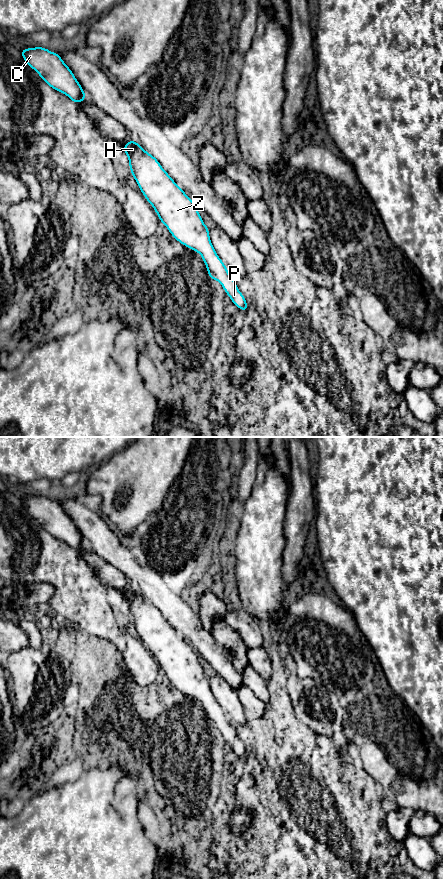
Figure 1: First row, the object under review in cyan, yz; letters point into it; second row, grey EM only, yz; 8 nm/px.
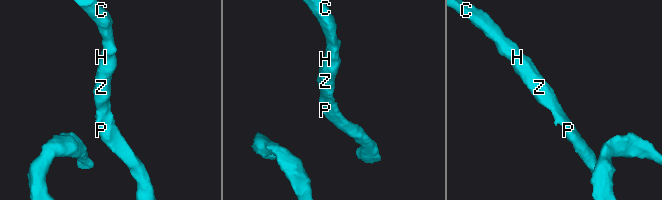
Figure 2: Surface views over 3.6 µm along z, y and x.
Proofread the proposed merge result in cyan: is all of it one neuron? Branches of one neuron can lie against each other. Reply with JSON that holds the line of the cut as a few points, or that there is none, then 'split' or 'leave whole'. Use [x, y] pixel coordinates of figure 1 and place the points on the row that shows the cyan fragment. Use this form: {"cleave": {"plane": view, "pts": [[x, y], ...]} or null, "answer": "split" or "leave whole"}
{"cleave": null, "answer": "leave whole"}

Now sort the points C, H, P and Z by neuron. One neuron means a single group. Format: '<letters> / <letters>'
C H P Z

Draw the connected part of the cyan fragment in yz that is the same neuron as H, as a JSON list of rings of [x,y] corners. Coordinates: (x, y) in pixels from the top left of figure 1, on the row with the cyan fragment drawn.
[[[130,140],[123,150],[129,160],[131,175],[160,222],[179,243],[202,256],[210,279],[218,281],[235,307],[246,312],[249,307],[246,299],[213,248],[209,228],[204,224],[197,205],[139,143]]]

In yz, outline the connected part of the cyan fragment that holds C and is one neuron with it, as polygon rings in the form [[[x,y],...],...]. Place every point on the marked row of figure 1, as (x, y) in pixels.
[[[44,47],[26,48],[20,52],[28,66],[52,89],[65,94],[76,104],[86,99],[80,83],[58,53]]]

